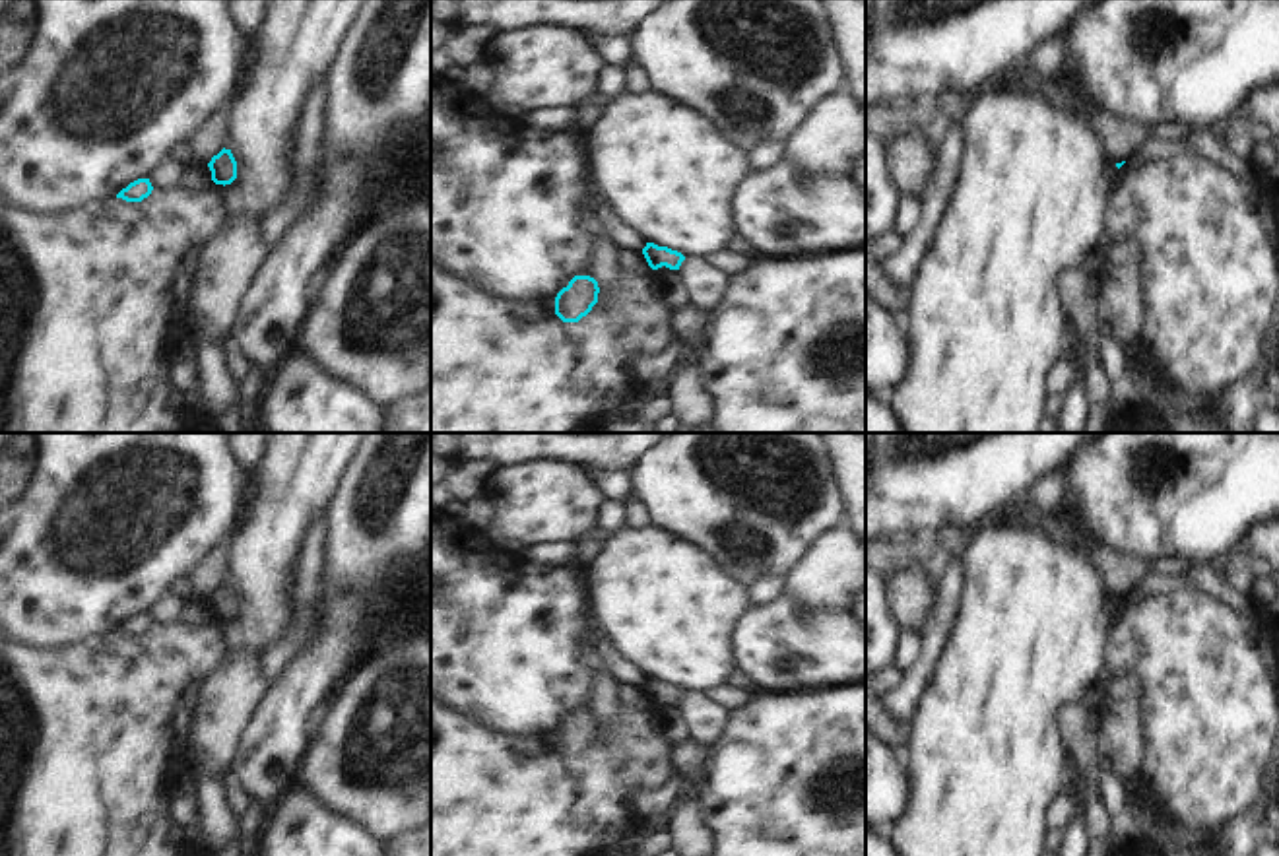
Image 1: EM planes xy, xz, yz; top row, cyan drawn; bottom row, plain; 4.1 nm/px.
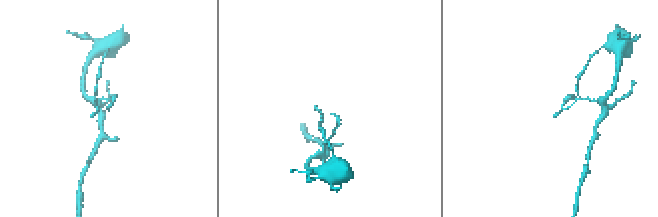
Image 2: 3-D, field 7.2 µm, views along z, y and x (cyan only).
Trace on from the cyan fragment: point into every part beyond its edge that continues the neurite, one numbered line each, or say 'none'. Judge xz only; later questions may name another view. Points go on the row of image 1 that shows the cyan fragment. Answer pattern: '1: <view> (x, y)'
none

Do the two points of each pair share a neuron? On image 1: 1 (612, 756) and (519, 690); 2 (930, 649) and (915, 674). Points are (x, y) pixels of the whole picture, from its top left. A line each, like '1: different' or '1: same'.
1: different
2: same

